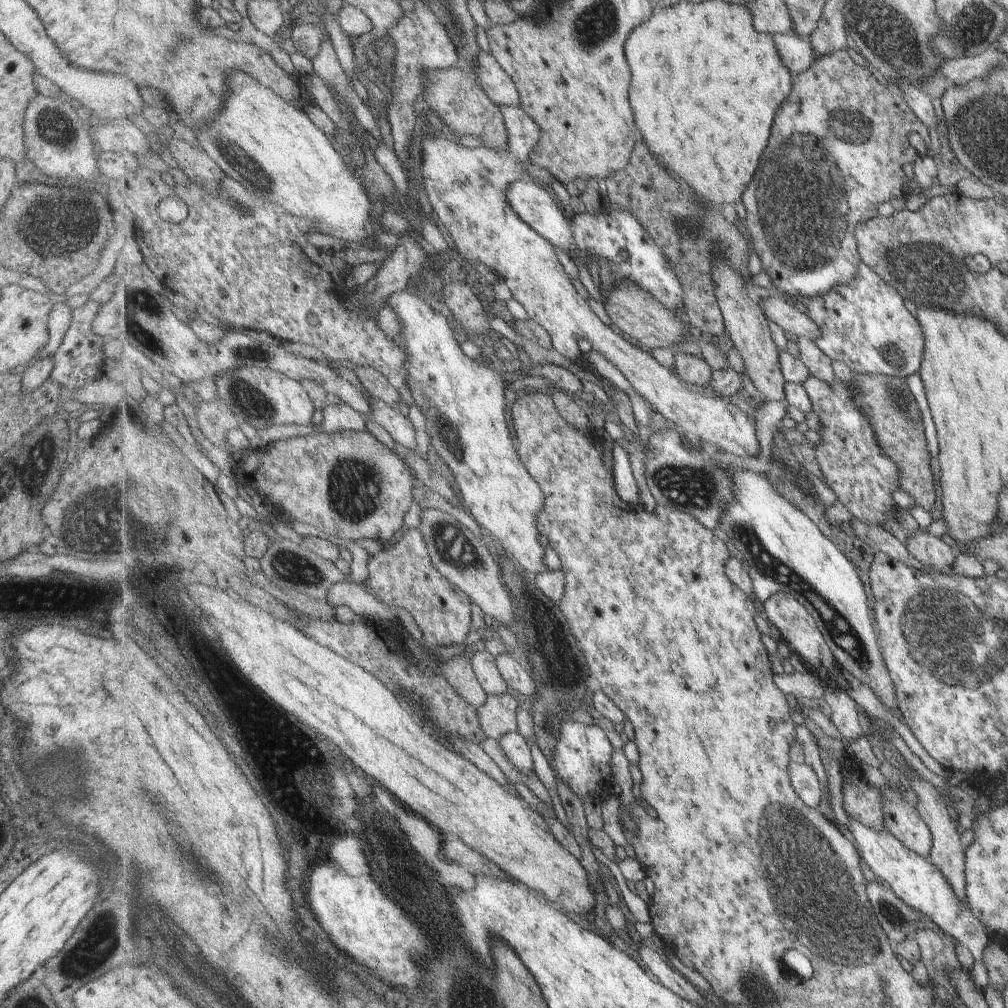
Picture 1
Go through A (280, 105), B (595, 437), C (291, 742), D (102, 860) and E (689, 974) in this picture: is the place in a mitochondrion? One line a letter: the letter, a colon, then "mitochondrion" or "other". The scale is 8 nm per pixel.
A: other
B: other
C: mitochondrion
D: other
E: other

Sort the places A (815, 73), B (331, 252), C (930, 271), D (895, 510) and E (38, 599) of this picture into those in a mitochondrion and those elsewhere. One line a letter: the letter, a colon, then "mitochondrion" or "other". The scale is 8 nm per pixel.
A: other
B: other
C: mitochondrion
D: other
E: other

